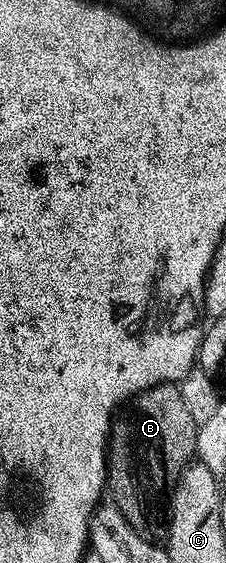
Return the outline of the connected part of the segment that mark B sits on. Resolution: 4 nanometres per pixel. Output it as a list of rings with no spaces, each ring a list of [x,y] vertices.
[[[174,383],[131,397],[111,424],[108,493],[124,519],[148,541],[162,543],[170,535],[170,503],[182,472],[195,460],[198,427]]]

